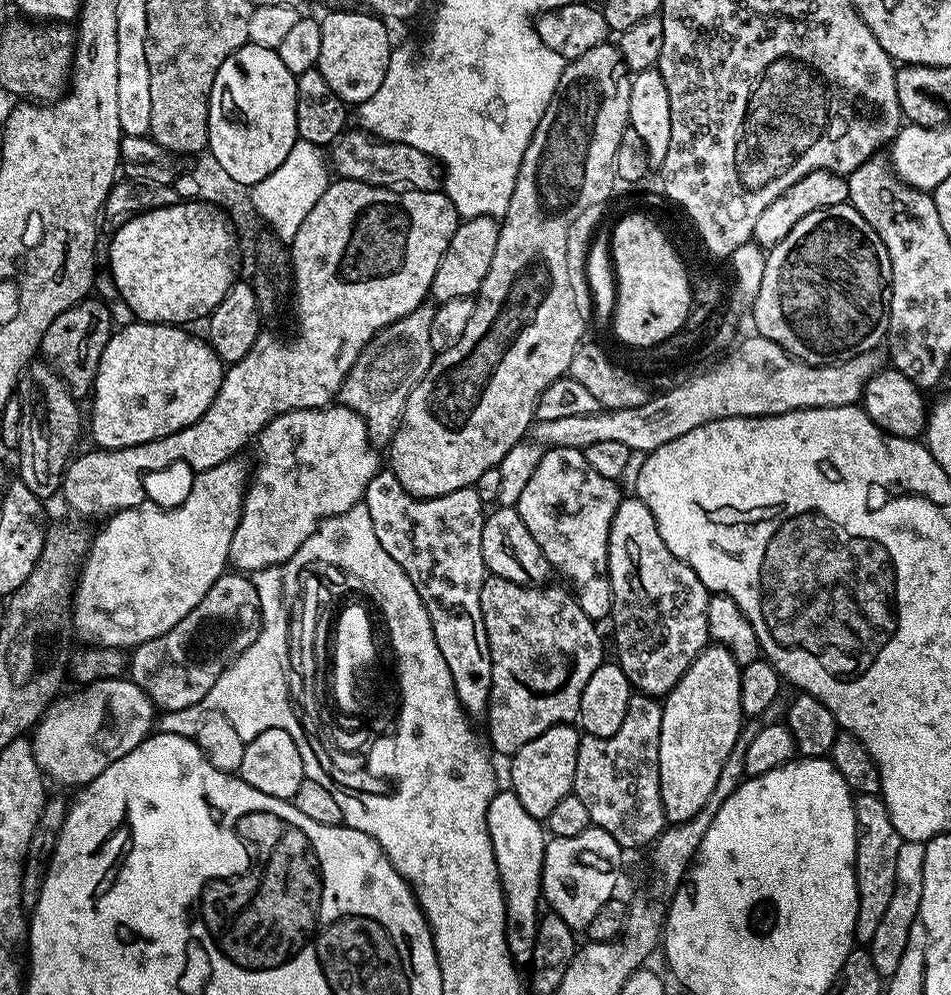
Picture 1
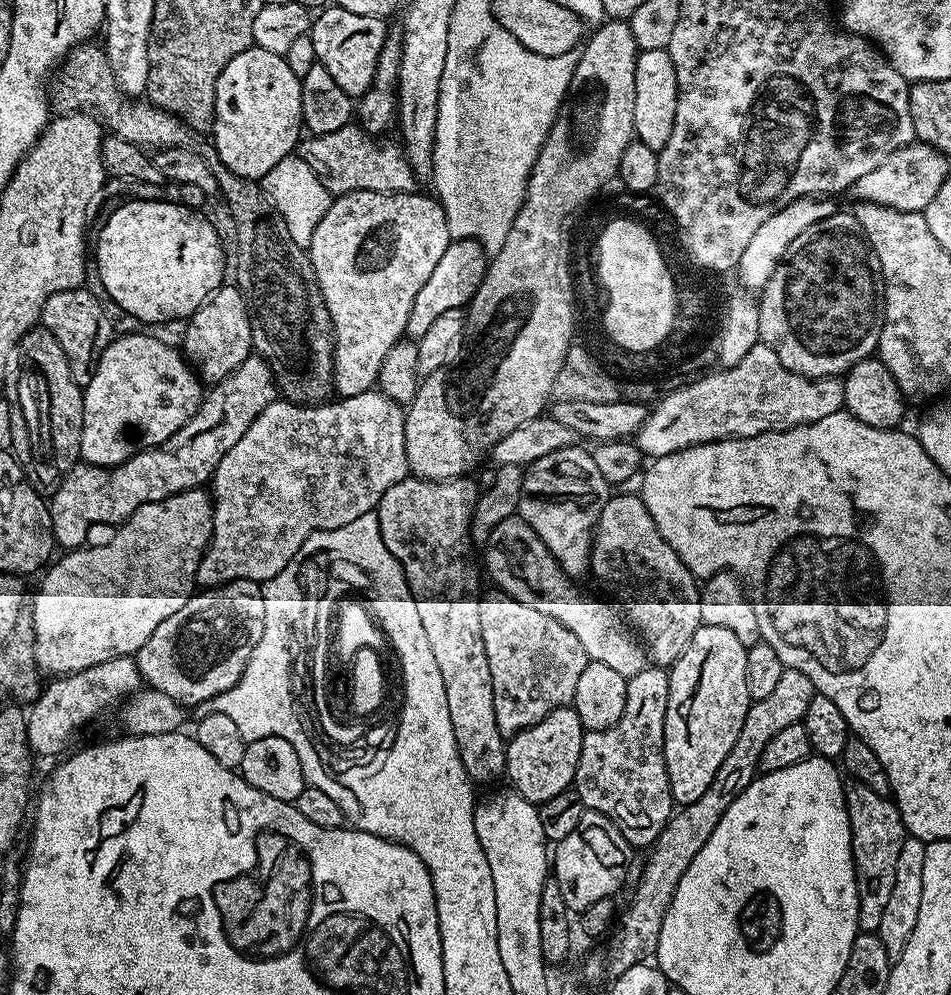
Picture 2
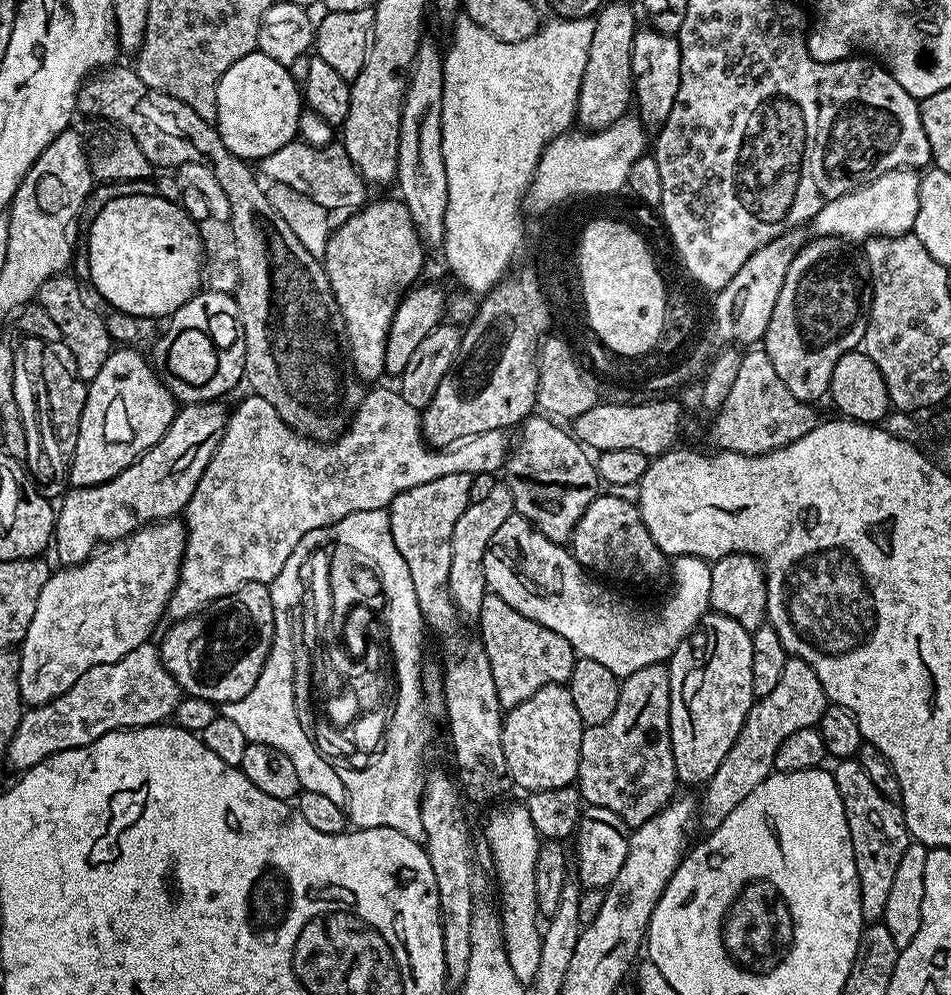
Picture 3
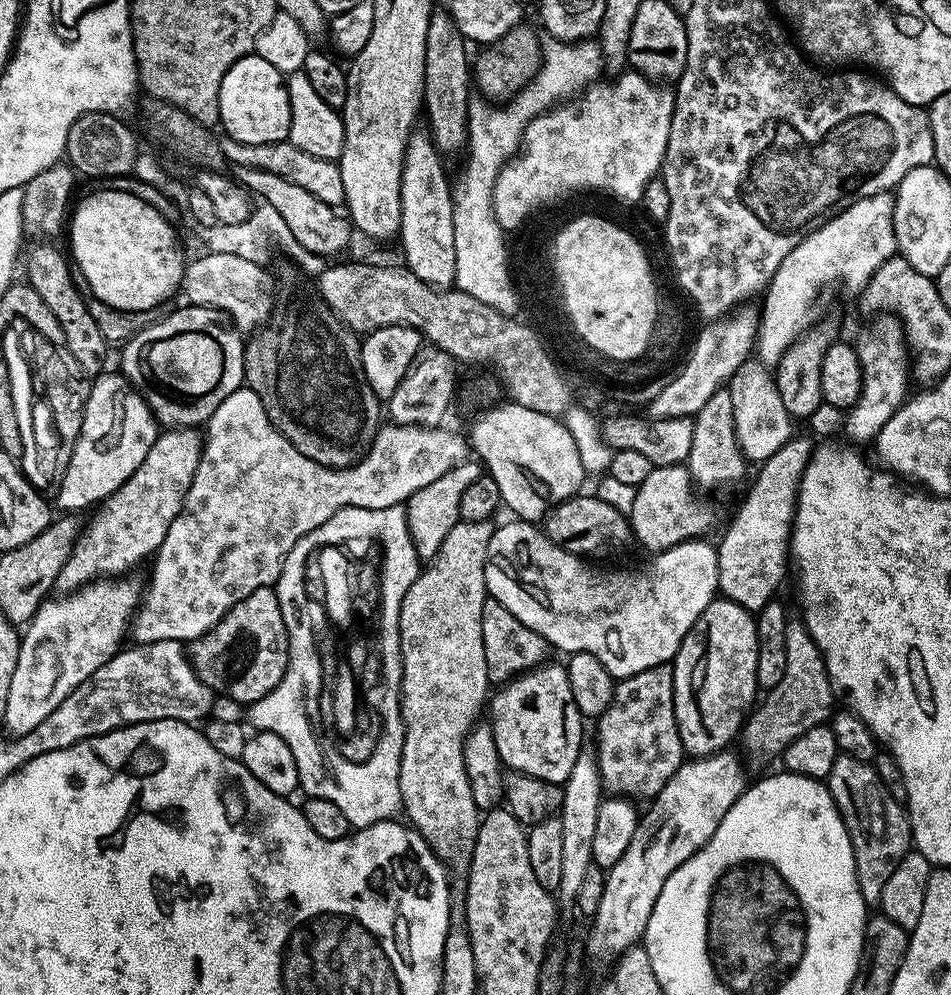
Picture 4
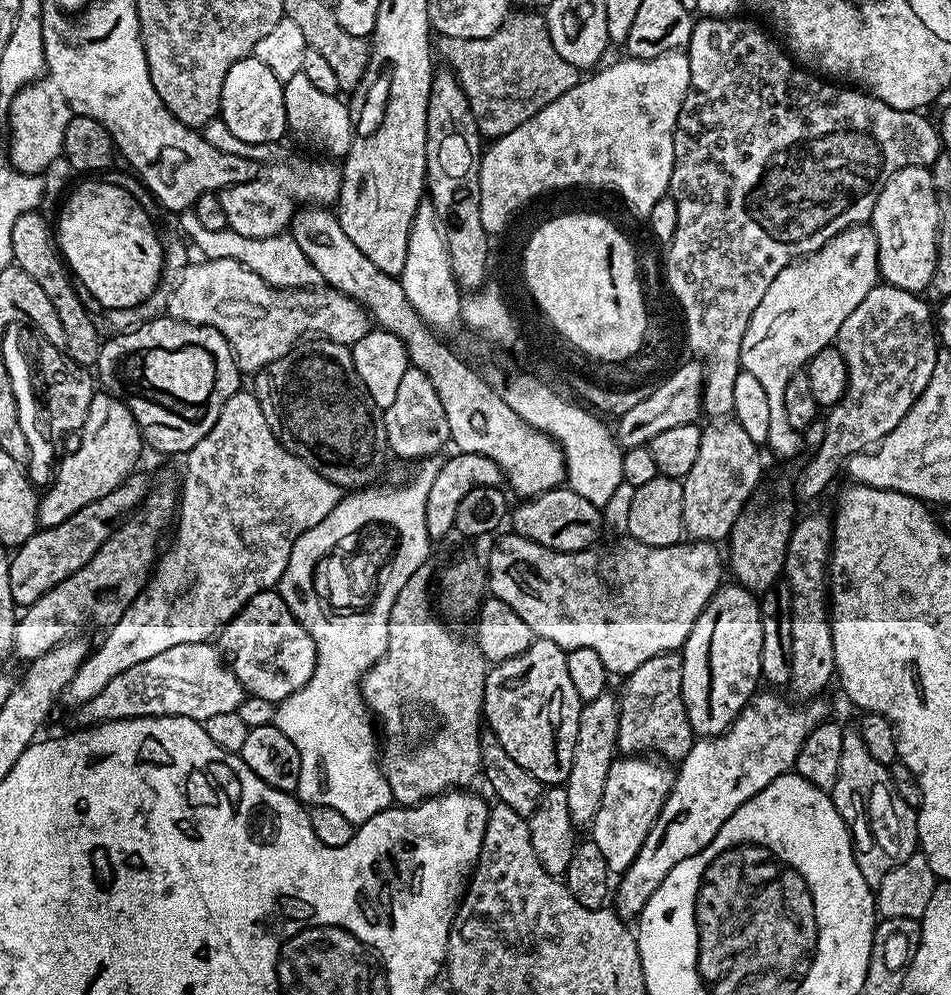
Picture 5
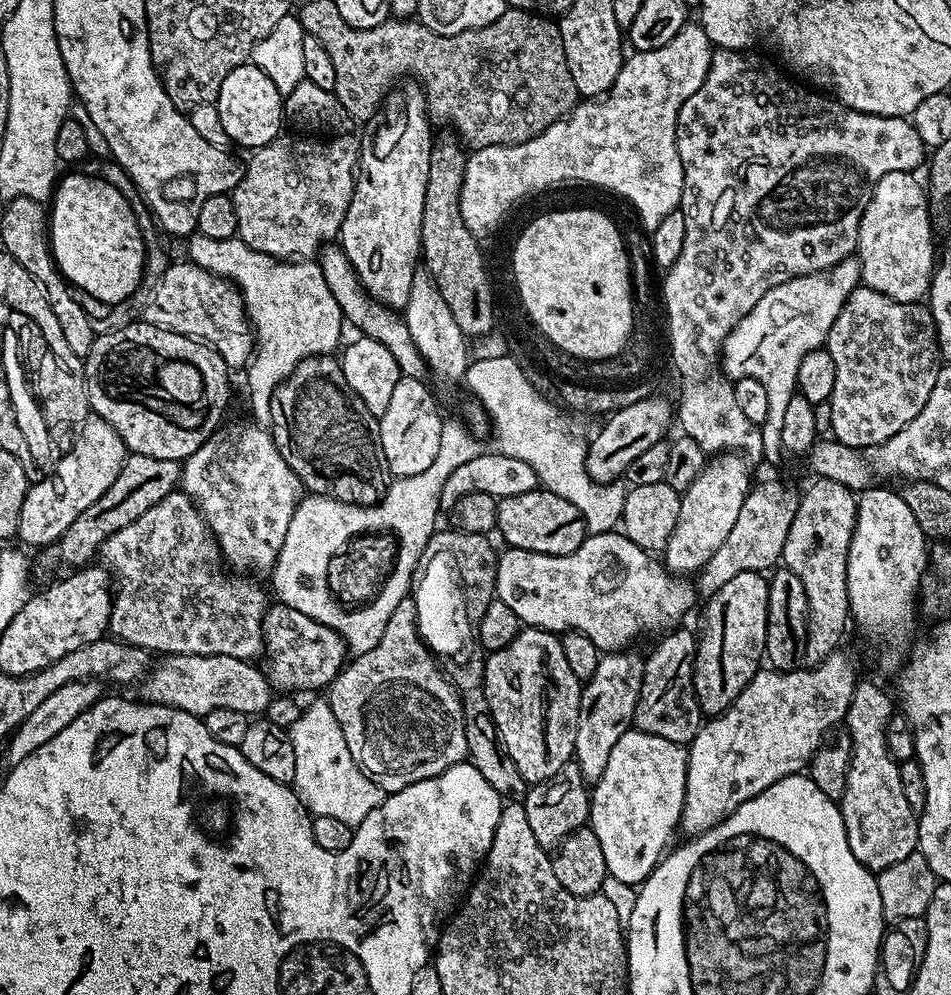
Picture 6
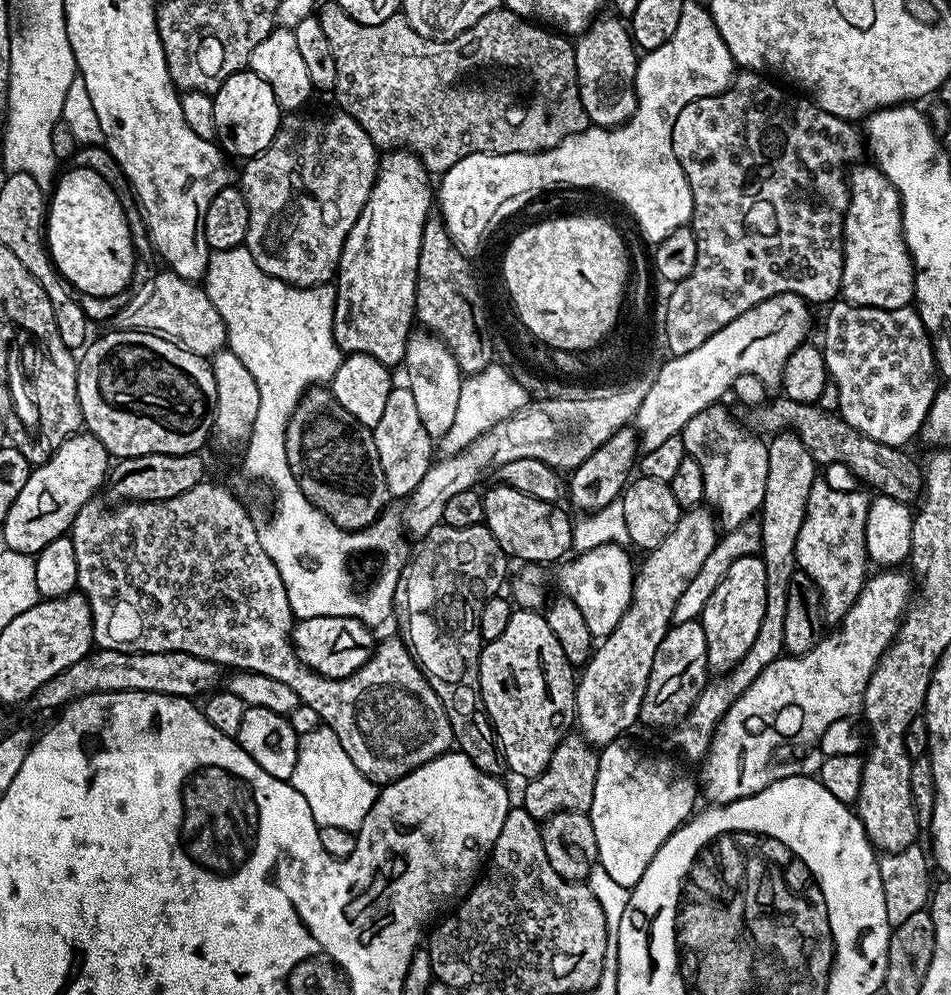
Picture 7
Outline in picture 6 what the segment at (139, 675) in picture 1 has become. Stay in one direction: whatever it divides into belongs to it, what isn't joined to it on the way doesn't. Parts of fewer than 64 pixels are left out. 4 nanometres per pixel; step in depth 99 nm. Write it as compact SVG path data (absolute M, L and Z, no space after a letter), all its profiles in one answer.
M279 602L273 603L264 616L264 643L266 657L268 656L269 662L272 663L272 669L269 667L266 675L273 689L280 694L301 694L300 692L312 692L315 688L327 689L328 685L341 675L350 656L350 649L339 632L314 618L306 618L302 610L294 610Z

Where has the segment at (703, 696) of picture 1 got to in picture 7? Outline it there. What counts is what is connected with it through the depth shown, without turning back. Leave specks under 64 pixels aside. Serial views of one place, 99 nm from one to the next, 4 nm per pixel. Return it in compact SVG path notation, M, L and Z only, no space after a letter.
M758 554L738 558L734 566L718 582L710 602L706 602L700 616L700 625L706 630L706 658L709 669L716 674L727 674L750 650L754 638L758 638L758 626L762 626L762 614L766 614L766 566Z

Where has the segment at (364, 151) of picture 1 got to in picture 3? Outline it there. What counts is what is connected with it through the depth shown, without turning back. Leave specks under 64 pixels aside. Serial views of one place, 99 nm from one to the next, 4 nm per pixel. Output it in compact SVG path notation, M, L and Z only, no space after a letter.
M299 138L291 140L286 146L260 160L258 170L273 183L286 184L299 192L305 192L311 200L318 202L318 206L333 213L340 212L343 208L363 208L369 199L369 185L364 183L360 171L356 169L354 162L350 162L343 143L340 142L333 142L324 148L315 148Z

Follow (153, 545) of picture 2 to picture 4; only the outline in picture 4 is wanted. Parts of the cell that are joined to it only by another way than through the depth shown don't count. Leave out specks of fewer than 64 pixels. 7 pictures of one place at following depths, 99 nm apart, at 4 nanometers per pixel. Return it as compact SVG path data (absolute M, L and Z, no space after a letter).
M101 578L79 588L77 592L57 595L40 605L34 618L23 629L20 649L18 650L18 670L10 681L10 694L6 701L6 718L3 727L9 728L12 736L30 734L42 718L47 718L64 699L70 695L94 670L98 670L110 658L121 651L130 632L132 617L136 615L142 599L142 584L132 578Z

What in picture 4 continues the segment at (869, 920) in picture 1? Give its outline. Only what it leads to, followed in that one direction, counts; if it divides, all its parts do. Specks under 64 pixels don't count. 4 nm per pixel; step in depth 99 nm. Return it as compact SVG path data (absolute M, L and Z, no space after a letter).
M843 754L834 762L826 781L828 793L834 798L844 824L848 827L848 837L852 839L852 853L856 863L858 890L869 906L879 905L882 889L894 866L913 847L912 825L908 823L905 805L888 793L888 787L880 780L875 767L869 761L850 758Z

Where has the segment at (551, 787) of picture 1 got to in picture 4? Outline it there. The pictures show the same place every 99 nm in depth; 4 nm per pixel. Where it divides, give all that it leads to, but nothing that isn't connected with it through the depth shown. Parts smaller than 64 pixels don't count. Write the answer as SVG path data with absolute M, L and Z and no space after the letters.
M545 662L491 693L490 727L505 769L563 785L582 751L585 721L574 706L567 667L563 663L552 663Z

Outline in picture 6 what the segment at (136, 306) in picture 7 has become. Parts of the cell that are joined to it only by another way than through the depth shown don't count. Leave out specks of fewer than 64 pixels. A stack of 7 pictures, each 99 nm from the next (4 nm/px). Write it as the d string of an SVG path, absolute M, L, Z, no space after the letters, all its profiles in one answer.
M183 263L172 264L161 271L159 280L155 281L153 288L156 289L148 300L148 309L145 310L143 319L147 323L157 324L160 328L189 336L192 340L201 340L202 343L210 345L228 363L229 369L236 370L240 367L243 369L254 355L254 332L248 323L244 298L240 295L239 288L225 280L223 276L215 276L213 272L207 272L197 264Z

